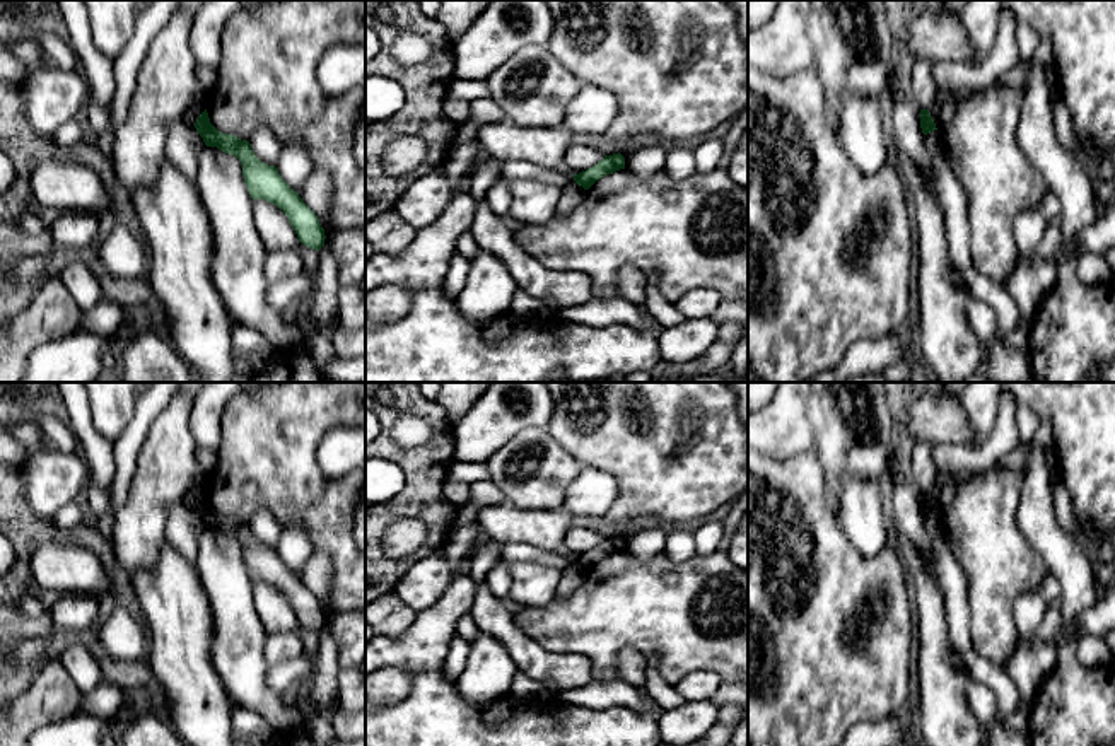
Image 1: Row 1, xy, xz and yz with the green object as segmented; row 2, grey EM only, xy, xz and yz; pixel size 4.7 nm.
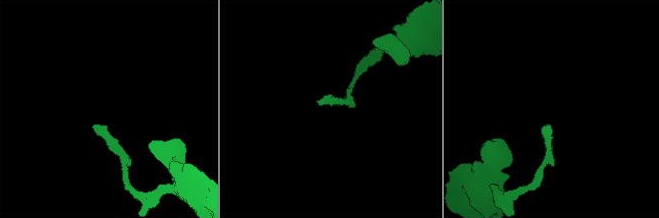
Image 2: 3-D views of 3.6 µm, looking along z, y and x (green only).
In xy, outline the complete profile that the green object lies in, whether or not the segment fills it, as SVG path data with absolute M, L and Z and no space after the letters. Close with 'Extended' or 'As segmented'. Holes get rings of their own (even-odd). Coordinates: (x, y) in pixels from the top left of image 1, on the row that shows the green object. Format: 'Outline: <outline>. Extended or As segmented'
Outline: M207 109L198 116L195 128L207 147L217 147L241 160L244 183L253 200L266 200L277 205L289 217L290 225L304 246L316 251L324 246L326 236L318 215L282 179L275 166L268 166L254 155L248 140L219 131L210 123Z. As segmented

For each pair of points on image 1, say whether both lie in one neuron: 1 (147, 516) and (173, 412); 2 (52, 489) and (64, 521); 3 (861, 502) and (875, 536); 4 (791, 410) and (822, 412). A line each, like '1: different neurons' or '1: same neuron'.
1: same neuron
2: different neurons
3: same neuron
4: different neurons

